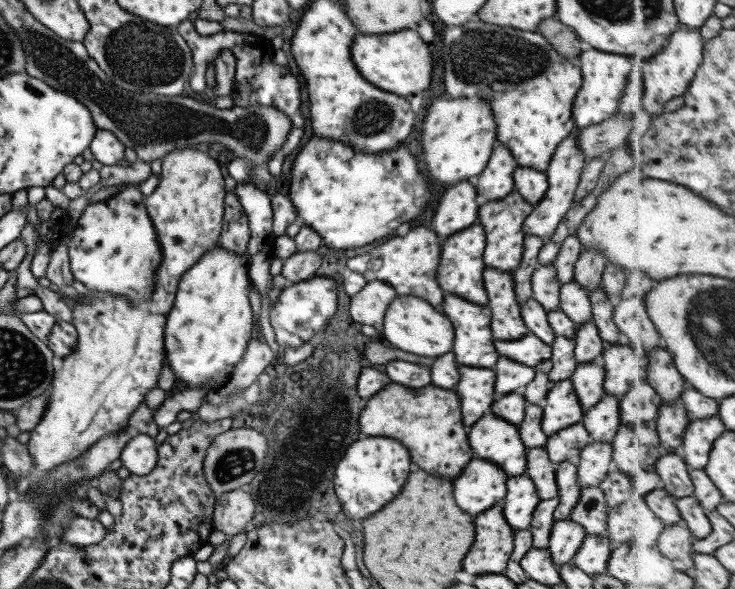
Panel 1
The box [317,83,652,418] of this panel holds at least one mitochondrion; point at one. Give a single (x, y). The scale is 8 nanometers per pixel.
(371, 117)

